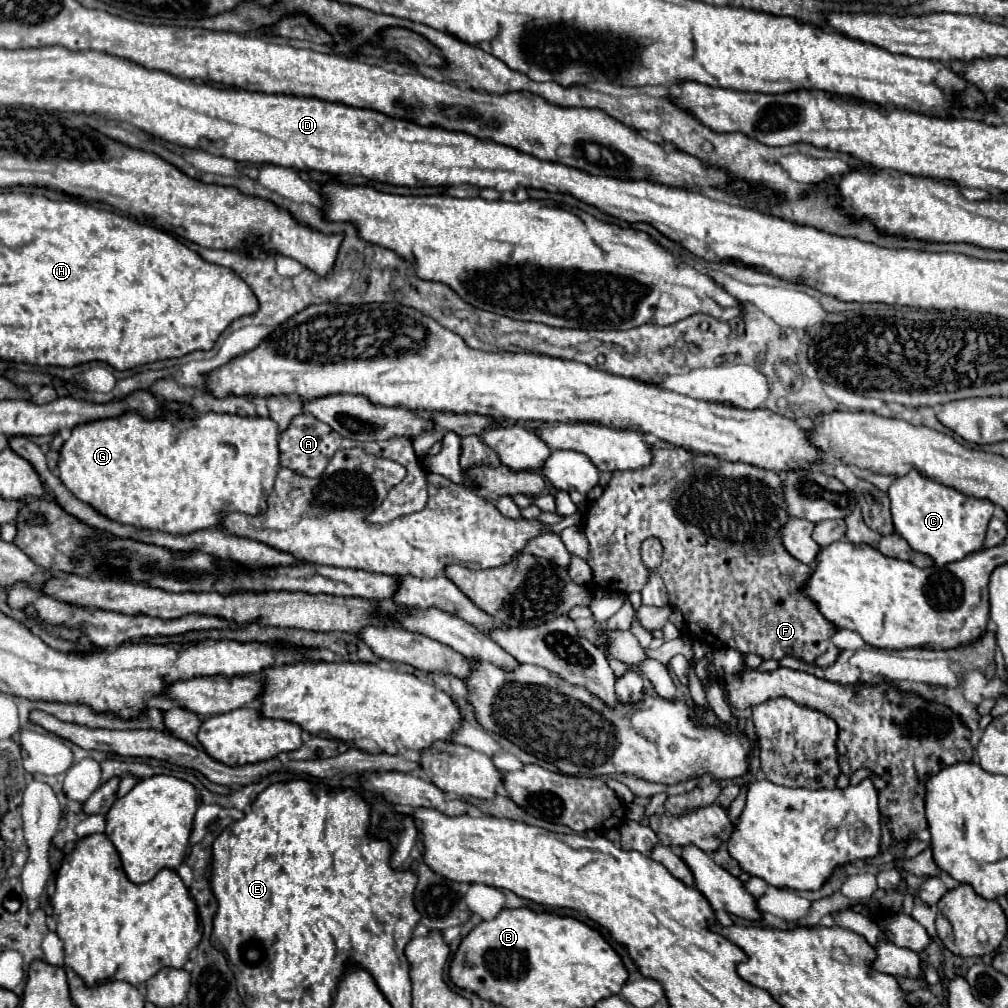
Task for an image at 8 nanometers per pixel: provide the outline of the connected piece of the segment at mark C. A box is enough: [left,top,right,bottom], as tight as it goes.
[888,470,994,566]

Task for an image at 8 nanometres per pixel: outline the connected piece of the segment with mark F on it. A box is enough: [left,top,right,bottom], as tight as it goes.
[584,448,840,668]

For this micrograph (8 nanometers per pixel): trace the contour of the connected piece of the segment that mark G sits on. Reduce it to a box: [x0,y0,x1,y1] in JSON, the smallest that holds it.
[58,412,278,534]

